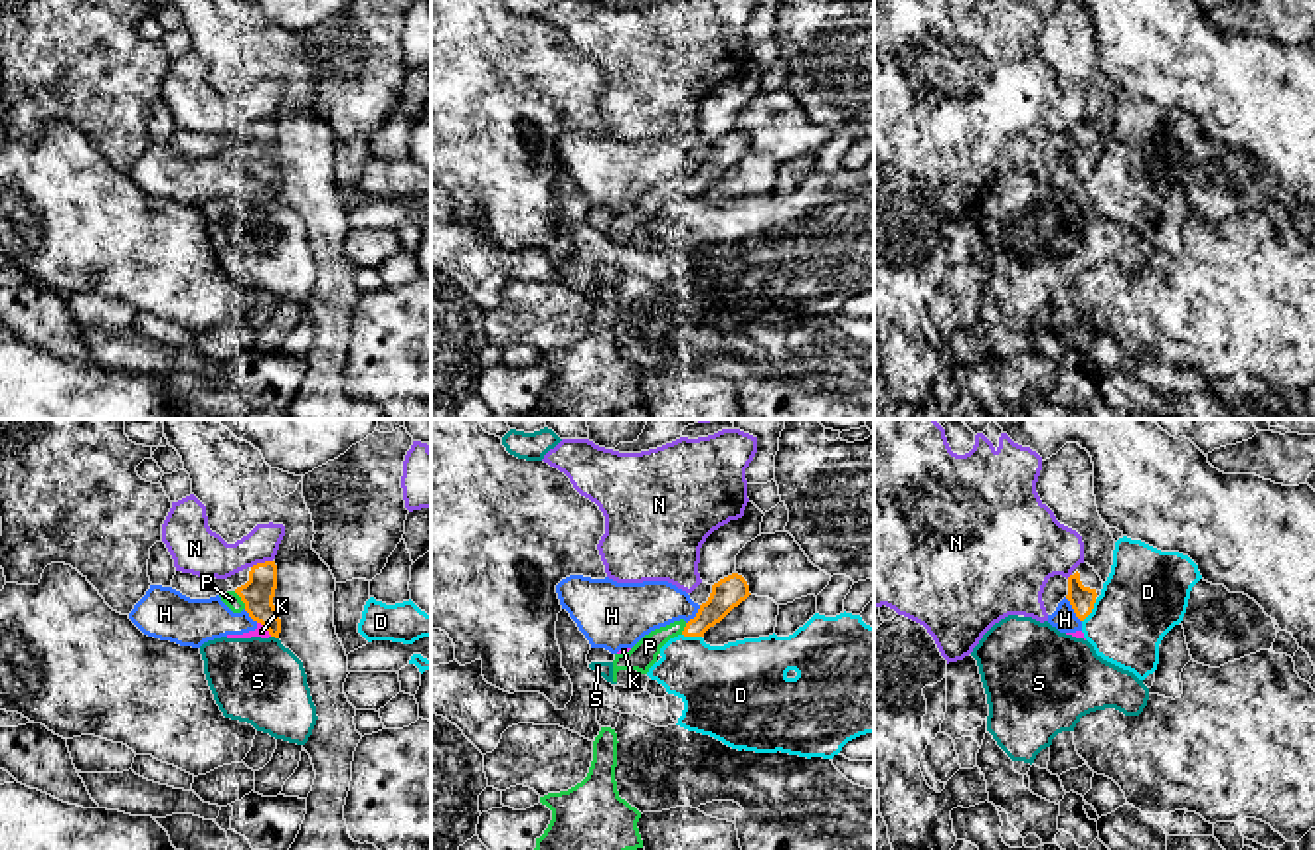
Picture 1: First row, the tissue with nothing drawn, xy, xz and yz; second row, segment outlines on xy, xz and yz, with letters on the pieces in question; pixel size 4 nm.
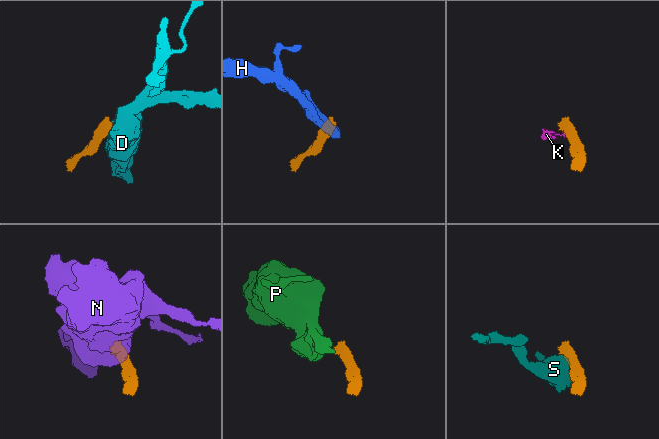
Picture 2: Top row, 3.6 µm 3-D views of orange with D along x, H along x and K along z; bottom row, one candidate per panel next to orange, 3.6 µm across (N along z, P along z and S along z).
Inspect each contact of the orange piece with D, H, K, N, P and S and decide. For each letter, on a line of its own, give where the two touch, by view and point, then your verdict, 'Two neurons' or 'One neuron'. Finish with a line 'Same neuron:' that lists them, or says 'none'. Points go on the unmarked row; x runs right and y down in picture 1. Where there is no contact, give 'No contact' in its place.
D: Touches orange at yz (1090, 169). Two neurons
H: Touches orange at yz (1072, 165). Two neurons
K: Touches orange at xy (267, 186). Two neurons
N: Touches orange at xy (262, 121). Two neurons
P: Touches orange at xy (242, 157). One neuron
S: Touches orange at xy (275, 194). Two neurons
Same neuron: P

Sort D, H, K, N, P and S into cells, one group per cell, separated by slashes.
D H K / N / P / S

